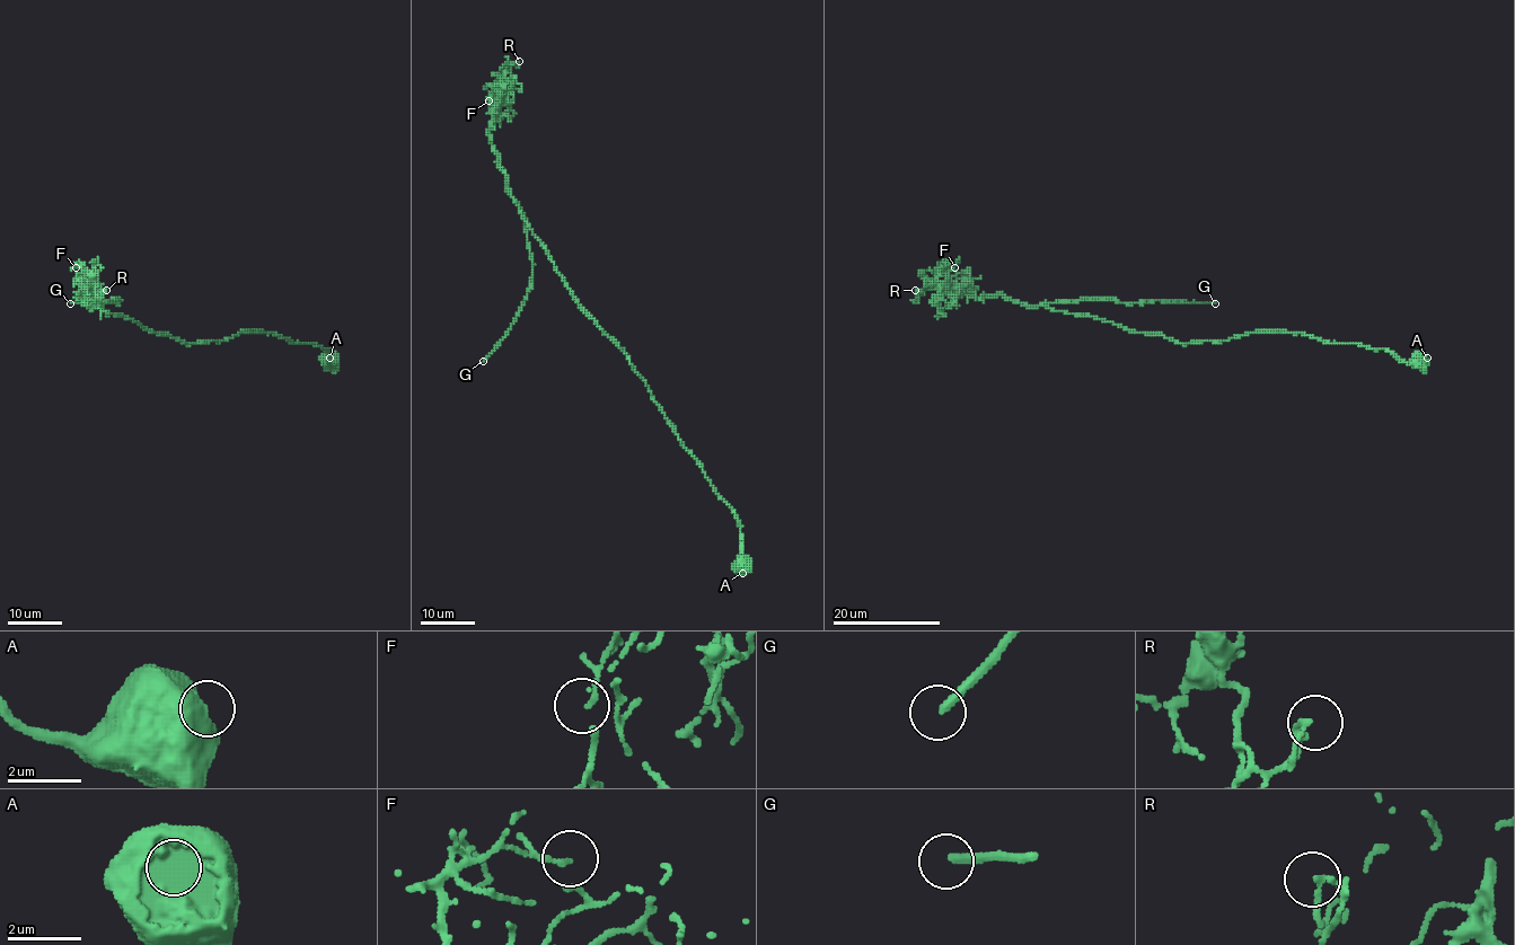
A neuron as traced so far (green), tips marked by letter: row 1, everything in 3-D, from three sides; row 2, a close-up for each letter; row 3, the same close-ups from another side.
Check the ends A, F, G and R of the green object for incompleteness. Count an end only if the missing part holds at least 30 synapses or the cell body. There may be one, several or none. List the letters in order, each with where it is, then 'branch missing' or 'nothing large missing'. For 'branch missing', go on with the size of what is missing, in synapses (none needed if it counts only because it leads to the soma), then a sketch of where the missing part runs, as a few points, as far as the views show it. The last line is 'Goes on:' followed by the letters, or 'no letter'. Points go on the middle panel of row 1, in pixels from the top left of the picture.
A: place (742, 573); nothing large missing
F: place (489, 100); nothing large missing
G: place (483, 361); branch missing; 130 synapses
R: place (519, 61); nothing large missing
Goes on: G

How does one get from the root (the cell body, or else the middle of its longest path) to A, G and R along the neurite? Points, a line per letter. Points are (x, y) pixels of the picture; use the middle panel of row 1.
A: (580, 306), (625, 353), (680, 443), (738, 520), (742, 573)
G: (580, 306), (509, 191), (523, 215), (531, 261), (531, 289), (509, 333), (483, 361)
R: (580, 306), (545, 246), (525, 220), (493, 147), (490, 126), (500, 102), (501, 79), (510, 64), (519, 61)

